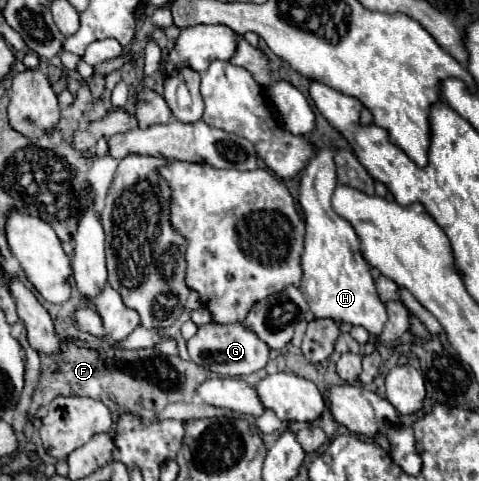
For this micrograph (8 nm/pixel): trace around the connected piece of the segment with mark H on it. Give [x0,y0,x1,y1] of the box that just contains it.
[299,147,387,337]

